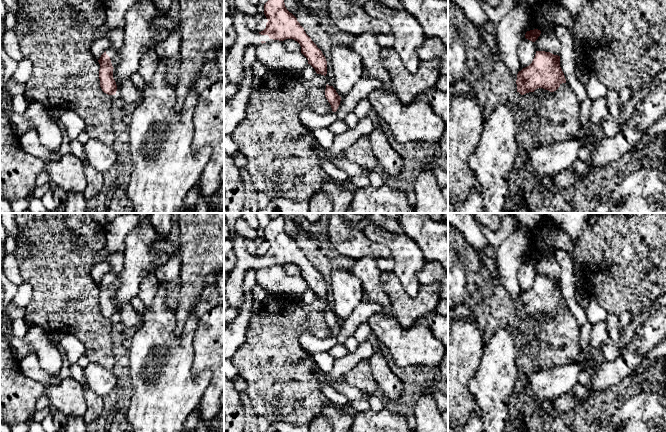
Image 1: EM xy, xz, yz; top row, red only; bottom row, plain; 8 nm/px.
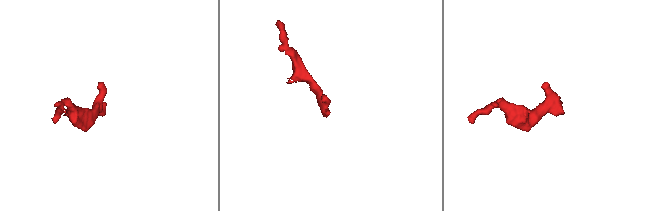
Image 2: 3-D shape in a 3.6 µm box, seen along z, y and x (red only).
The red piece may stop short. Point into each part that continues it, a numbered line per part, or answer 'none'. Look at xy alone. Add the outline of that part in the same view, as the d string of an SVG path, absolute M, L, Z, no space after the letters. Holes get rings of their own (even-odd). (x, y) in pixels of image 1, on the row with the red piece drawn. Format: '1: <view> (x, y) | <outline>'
1: xy (113, 53) | M112 47L106 50L106 54L110 57L112 66L114 67L118 63L119 52Z

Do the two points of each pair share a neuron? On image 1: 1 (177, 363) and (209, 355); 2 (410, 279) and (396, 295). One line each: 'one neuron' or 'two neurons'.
1: two neurons
2: two neurons

